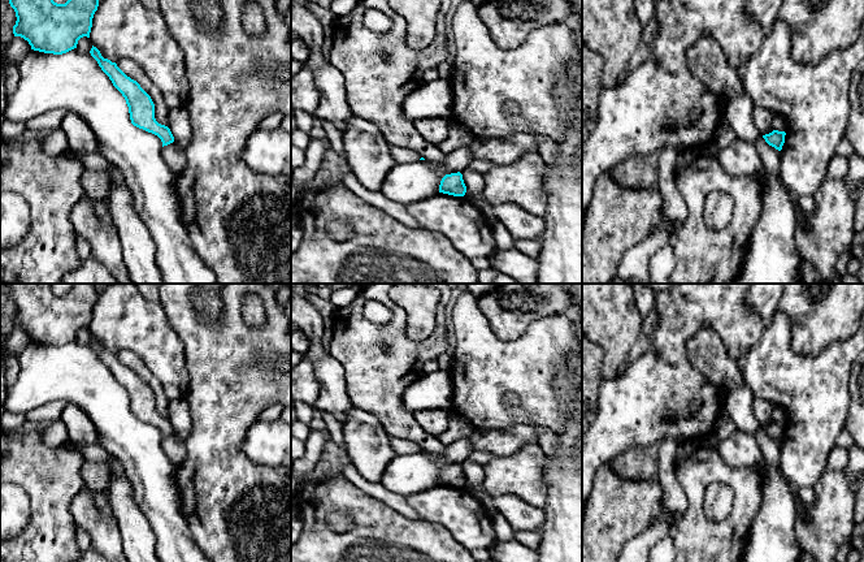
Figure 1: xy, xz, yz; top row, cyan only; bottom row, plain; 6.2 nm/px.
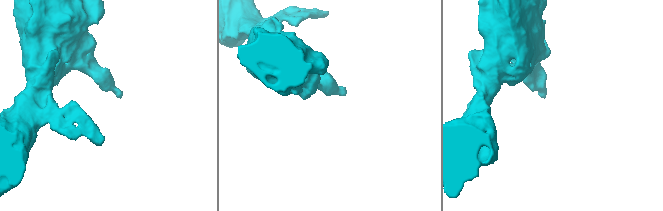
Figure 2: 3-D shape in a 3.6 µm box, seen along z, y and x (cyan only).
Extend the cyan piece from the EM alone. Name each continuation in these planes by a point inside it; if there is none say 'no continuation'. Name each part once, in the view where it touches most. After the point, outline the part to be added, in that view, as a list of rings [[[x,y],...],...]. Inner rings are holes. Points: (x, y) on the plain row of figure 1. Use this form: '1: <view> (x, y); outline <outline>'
no continuation

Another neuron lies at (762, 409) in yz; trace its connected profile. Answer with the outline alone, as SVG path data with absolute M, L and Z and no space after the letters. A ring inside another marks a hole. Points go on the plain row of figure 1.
M755 398L752 403L752 412L761 428L773 423L772 419L773 403L764 398Z

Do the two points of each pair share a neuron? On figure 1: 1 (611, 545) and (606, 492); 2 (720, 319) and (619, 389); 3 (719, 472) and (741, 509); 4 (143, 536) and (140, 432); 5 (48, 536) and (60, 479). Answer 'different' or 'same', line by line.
1: same
2: same
3: same
4: different
5: same

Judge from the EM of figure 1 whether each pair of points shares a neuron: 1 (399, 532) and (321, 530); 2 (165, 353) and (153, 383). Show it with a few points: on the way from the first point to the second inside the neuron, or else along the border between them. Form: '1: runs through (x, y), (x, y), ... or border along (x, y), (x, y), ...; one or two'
1: runs through (380, 540), (341, 540); one
2: border along (137, 354), (159, 381), (169, 401); two

